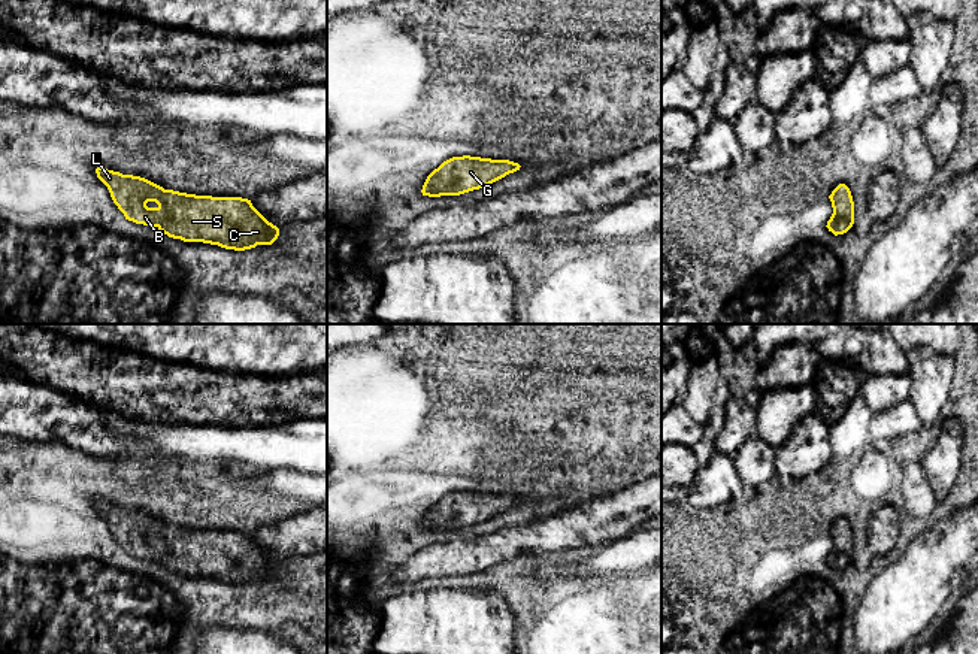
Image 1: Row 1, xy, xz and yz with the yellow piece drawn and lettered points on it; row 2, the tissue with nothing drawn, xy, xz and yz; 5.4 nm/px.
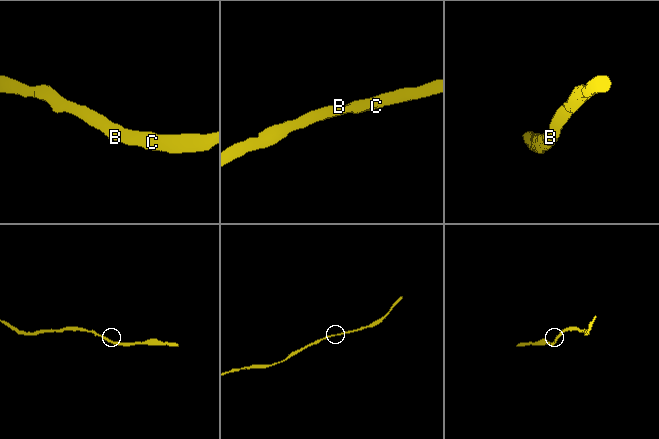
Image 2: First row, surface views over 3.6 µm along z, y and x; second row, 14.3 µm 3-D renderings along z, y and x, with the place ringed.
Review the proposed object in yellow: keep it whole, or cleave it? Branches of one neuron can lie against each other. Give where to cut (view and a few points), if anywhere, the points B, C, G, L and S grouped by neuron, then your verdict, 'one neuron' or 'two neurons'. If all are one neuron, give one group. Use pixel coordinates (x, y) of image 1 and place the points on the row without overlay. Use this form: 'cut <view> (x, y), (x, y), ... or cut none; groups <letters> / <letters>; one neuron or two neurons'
cut none; groups B C G L S; one neuron

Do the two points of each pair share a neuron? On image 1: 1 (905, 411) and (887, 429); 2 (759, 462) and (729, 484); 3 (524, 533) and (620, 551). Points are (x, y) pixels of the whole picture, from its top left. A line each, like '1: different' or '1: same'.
1: same
2: different
3: different

